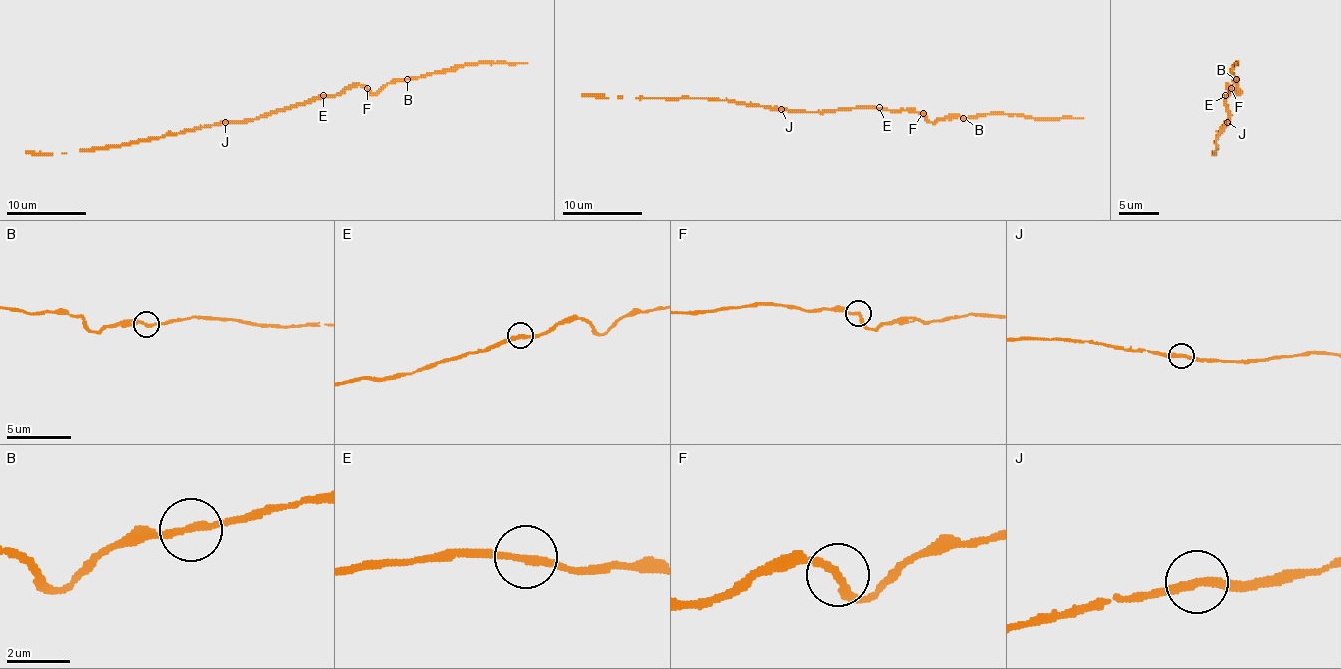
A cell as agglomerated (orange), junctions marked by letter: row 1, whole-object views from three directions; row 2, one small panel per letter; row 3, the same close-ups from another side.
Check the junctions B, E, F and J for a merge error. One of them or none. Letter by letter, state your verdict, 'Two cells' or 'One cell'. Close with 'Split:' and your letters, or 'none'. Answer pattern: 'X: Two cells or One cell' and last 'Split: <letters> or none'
B: One cell
E: One cell
F: One cell
J: One cell
Split: none

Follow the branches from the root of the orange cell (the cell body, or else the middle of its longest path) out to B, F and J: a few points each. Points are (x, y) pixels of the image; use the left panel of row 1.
B: (283, 109), (323, 97), (335, 97), (359, 85), (379, 93), (389, 83), (407, 79)
F: (283, 109), (323, 97), (335, 97), (359, 85), (367, 89)
J: (283, 109), (254, 119), (224, 121)

